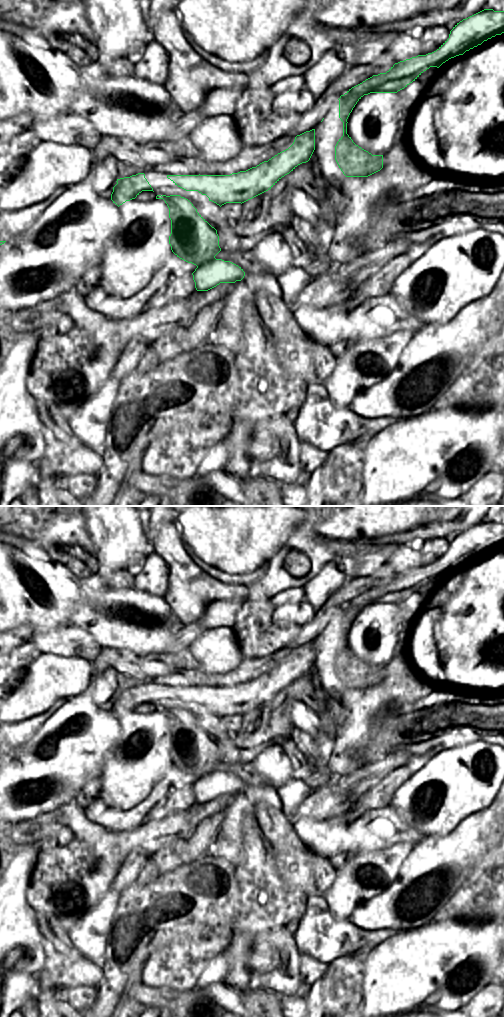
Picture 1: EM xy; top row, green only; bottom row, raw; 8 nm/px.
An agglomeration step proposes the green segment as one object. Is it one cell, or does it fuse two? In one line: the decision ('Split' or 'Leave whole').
Split

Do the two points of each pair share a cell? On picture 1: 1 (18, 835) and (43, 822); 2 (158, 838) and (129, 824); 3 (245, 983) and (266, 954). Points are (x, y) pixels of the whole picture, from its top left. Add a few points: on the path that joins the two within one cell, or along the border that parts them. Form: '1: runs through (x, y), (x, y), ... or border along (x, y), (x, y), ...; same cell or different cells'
1: runs through (24, 832), (30, 832), (37, 828); same cell
2: border along (143, 822), (131, 830), (113, 832); different cells
3: border along (245, 964), (254, 987); different cells

